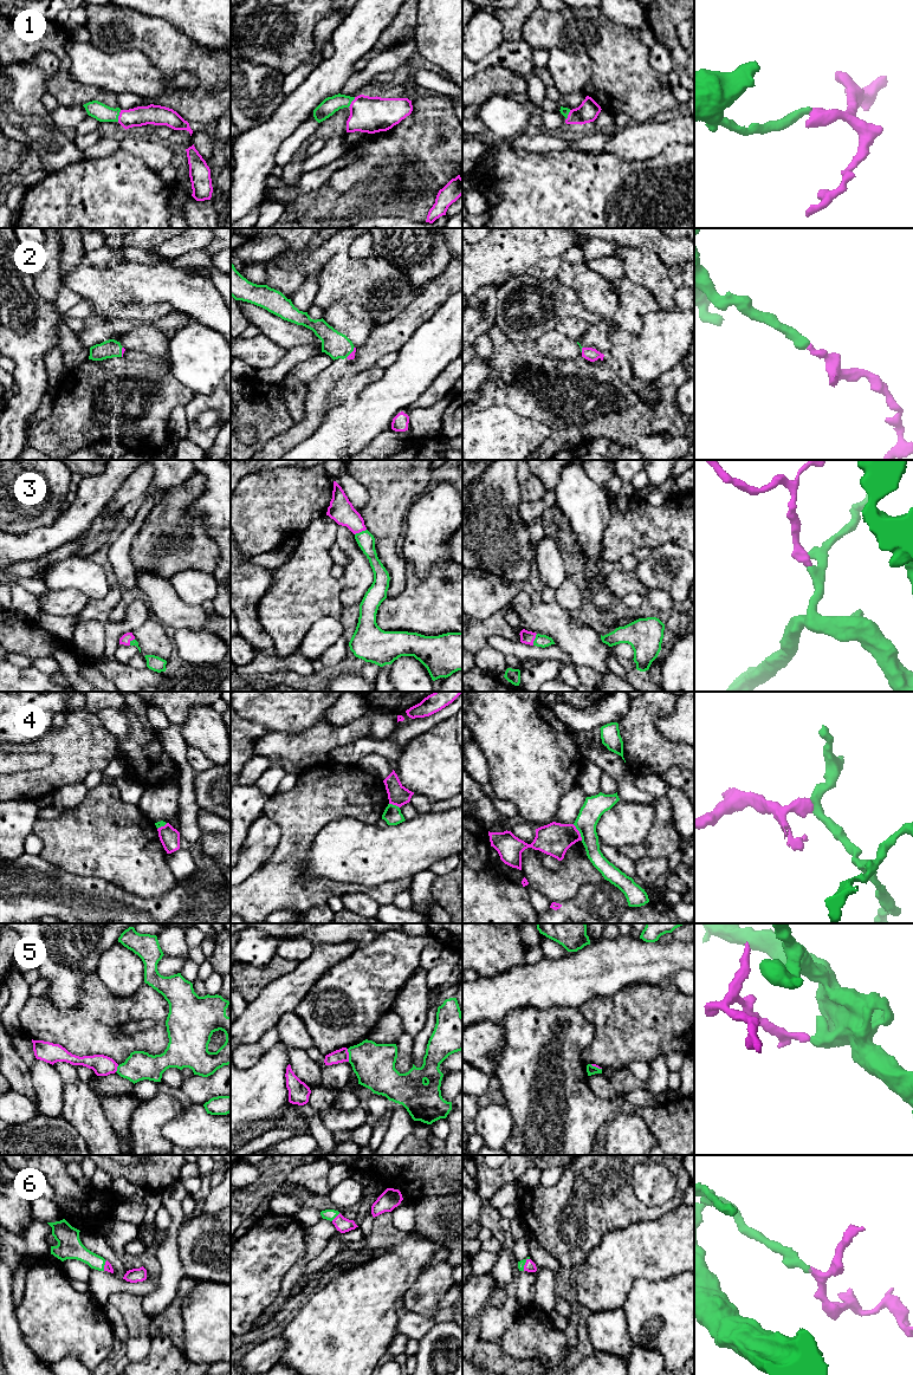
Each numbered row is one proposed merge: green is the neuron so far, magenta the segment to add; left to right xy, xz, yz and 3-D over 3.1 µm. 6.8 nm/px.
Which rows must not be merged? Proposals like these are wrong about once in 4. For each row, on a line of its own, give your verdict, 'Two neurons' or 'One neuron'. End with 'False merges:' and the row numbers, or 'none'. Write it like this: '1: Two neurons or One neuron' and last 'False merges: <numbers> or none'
1: One neuron
2: One neuron
3: One neuron
4: Two neurons
5: Two neurons
6: One neuron
False merges: 4, 5

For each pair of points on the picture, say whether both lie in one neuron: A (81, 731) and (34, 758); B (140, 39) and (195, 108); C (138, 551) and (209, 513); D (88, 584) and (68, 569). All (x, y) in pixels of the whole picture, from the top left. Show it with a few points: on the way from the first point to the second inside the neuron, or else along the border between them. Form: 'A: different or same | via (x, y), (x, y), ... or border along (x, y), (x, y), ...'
A: different | border along (15, 752), (46, 752), (53, 760)
B: same | via (163, 44), (202, 75), (202, 84)
C: different | border along (201, 495), (187, 508), (185, 519)
D: same | via (83, 579), (76, 572), (72, 572)

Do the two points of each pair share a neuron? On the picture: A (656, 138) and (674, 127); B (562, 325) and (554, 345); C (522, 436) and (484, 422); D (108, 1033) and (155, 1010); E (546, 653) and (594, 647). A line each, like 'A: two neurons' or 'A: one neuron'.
A: one neuron
B: two neurons
C: one neuron
D: one neuron
E: two neurons

